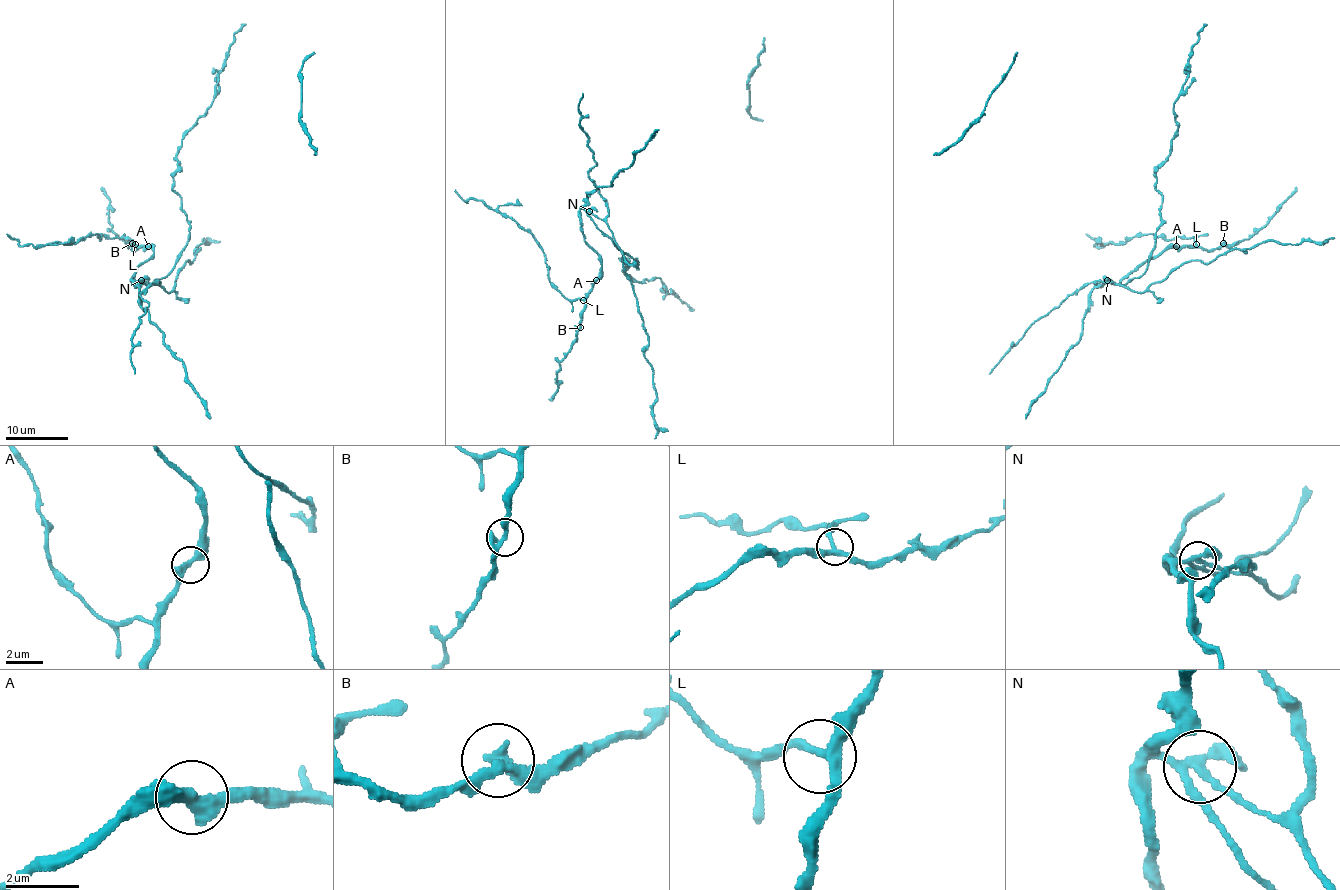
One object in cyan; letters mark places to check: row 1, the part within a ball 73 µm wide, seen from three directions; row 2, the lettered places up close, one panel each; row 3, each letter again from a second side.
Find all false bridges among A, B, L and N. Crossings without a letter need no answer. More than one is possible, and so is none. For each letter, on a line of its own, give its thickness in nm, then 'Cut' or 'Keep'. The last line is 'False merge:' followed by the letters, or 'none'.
A: Thickness 400 nm. Keep
B: Thickness 200 nm. Keep
L: Thickness 240 nm. Keep
N: Thickness 240 nm. Cut
False merge: N

